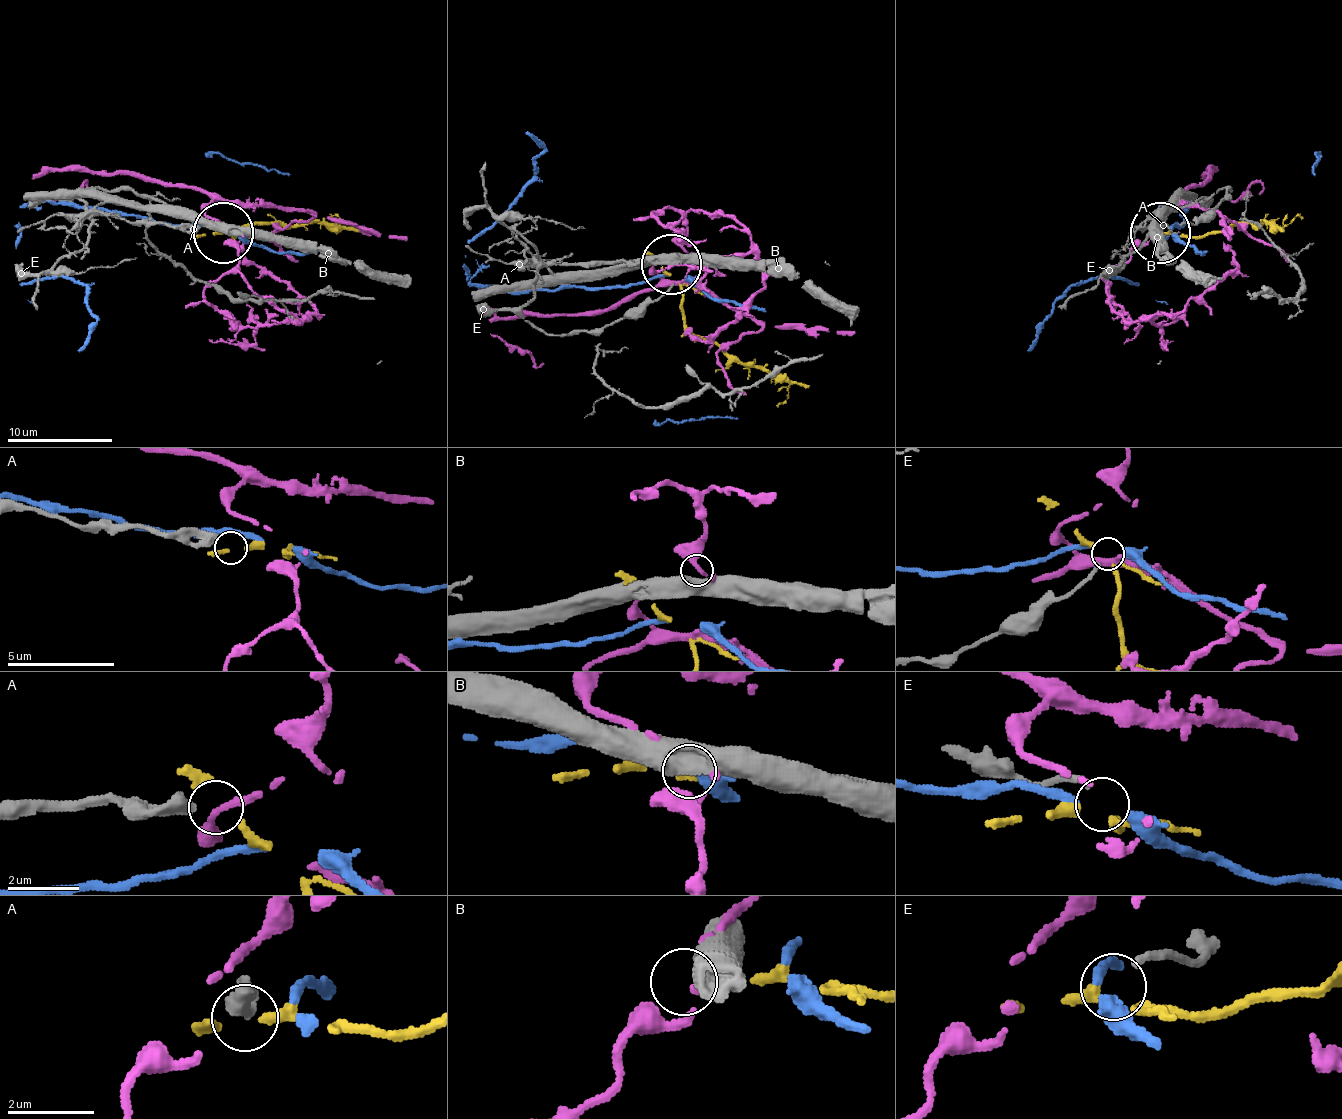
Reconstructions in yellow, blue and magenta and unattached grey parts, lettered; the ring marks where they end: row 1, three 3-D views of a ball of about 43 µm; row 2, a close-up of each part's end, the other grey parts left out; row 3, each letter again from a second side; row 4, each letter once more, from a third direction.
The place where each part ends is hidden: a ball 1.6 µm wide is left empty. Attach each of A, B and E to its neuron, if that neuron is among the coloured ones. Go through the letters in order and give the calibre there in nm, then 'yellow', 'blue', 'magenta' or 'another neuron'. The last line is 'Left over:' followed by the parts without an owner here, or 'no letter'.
A: 400 nm | another neuron
B: 460 nm | another neuron
E: 170 nm | another neuron
Left over: A, B, E

